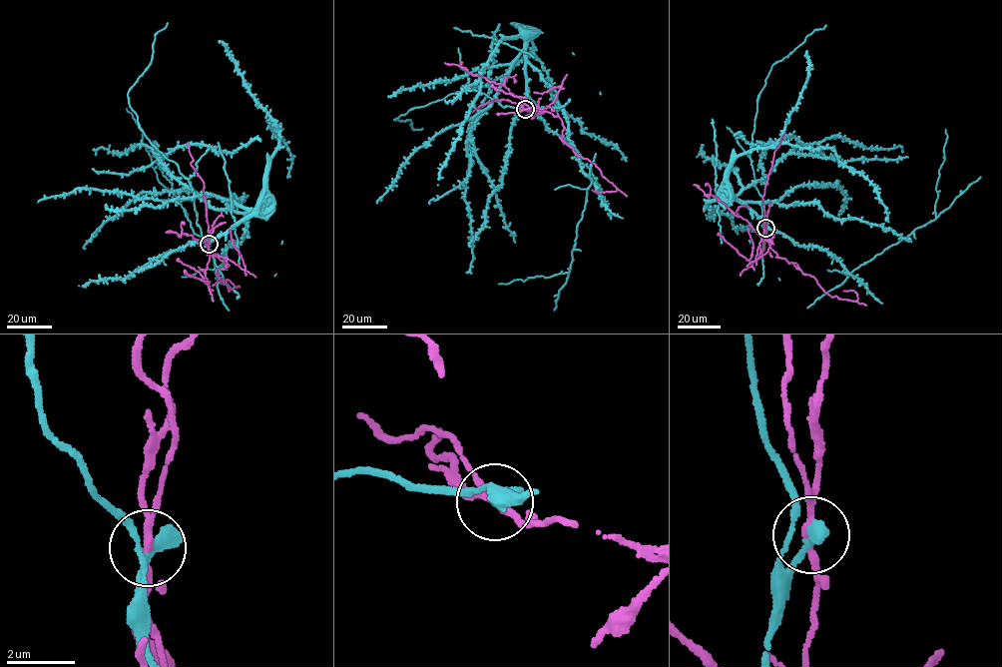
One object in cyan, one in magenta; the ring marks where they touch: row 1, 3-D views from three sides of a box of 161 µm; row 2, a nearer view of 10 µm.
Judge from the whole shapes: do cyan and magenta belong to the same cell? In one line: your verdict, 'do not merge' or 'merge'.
do not merge

